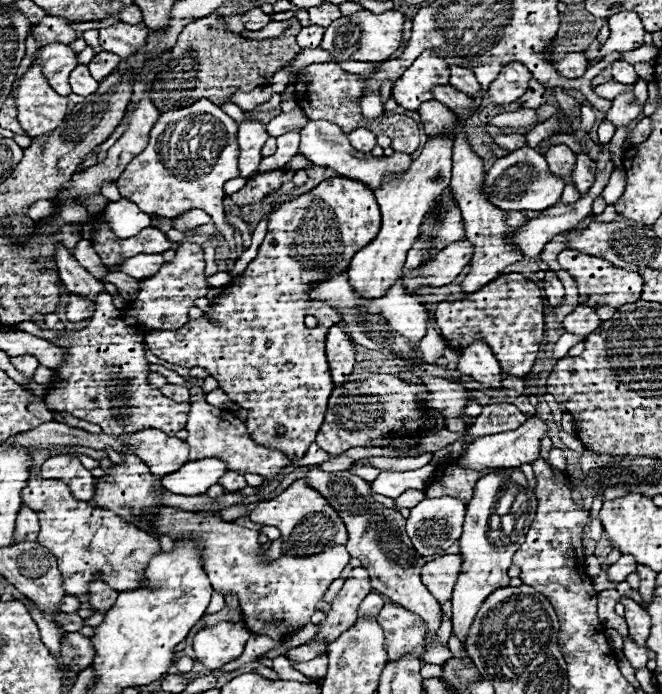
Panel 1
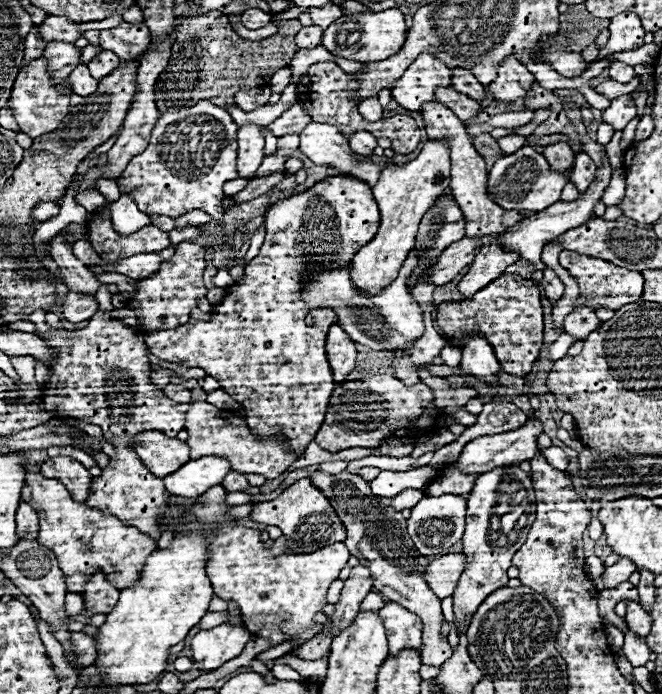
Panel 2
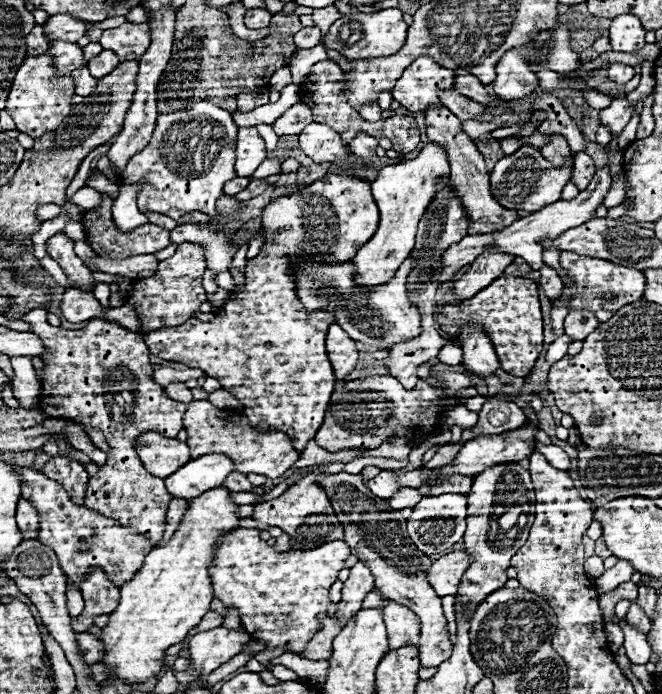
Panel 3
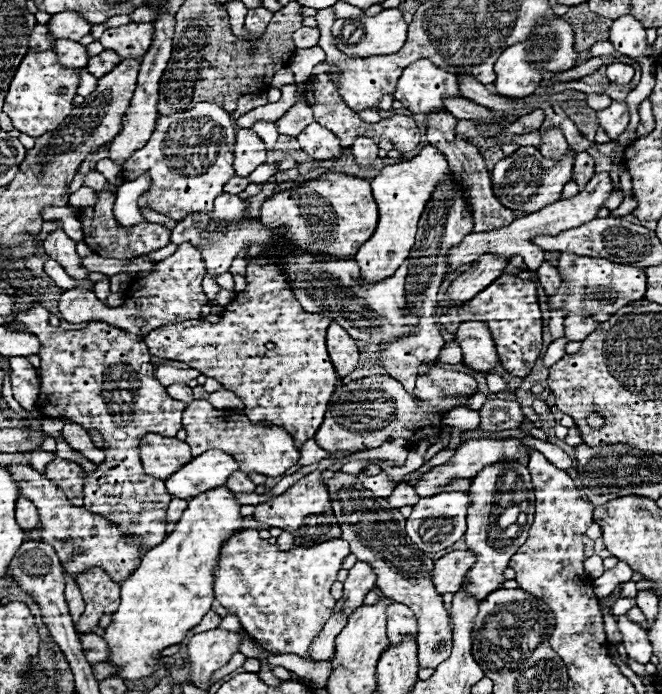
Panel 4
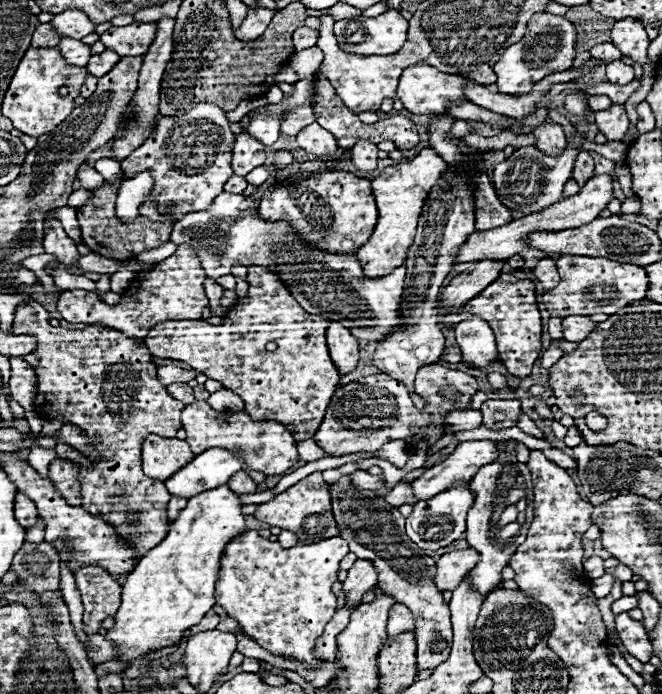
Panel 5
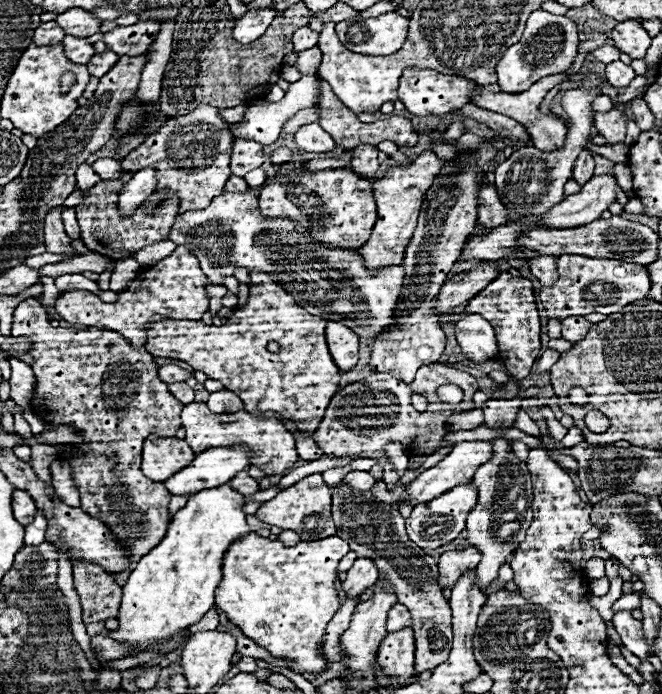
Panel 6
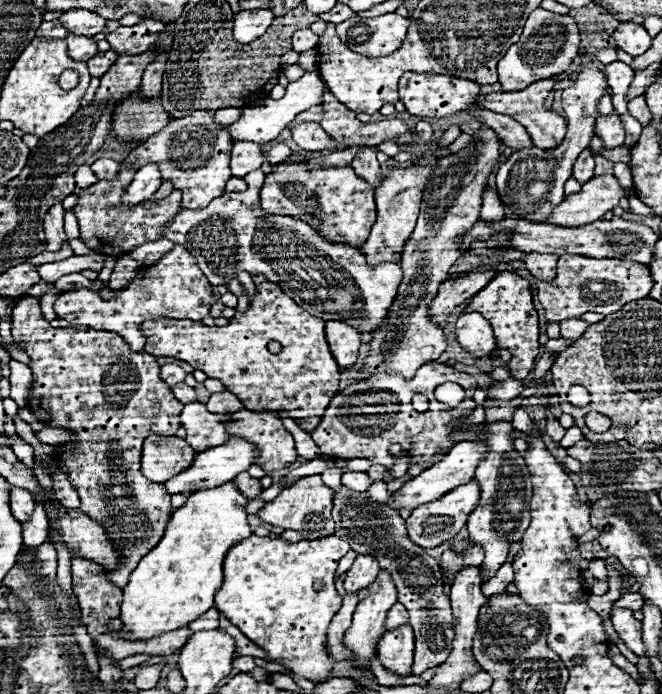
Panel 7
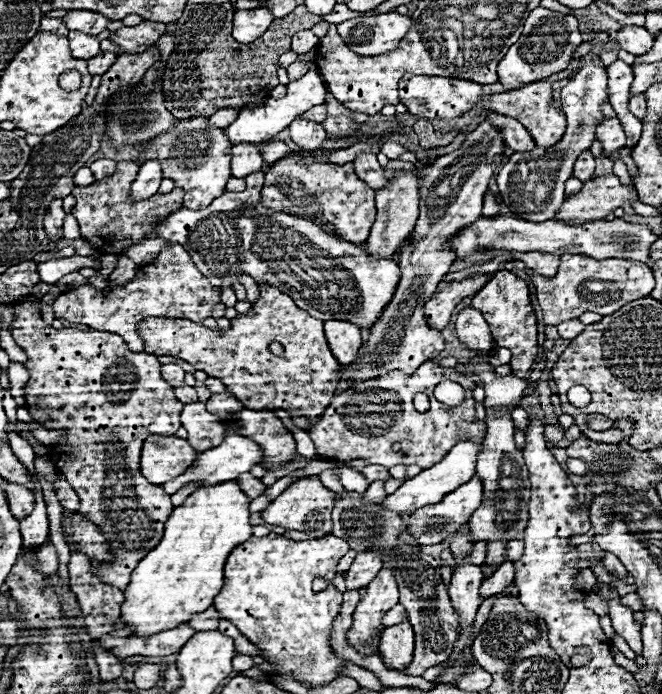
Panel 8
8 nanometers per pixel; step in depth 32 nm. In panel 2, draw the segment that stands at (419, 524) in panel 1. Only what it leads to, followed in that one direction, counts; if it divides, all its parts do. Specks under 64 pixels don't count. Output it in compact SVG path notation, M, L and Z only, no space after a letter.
M444 494L438 498L426 496L412 508L412 514L408 518L408 536L412 538L416 550L422 556L440 554L442 550L446 550L454 542L458 542L460 536L464 534L464 516L466 516L466 500L464 498L452 496L452 494Z

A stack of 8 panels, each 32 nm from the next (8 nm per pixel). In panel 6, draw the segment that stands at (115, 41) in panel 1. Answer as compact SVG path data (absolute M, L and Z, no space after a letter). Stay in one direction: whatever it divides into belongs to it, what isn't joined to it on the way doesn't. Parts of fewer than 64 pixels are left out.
M136 22L132 26L116 26L104 34L104 44L112 48L118 56L140 56L148 52L150 44L156 40L160 22Z

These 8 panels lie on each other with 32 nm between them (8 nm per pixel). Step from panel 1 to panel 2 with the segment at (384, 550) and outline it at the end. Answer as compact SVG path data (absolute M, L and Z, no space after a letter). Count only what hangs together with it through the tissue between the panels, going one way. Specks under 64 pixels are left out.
M314 470L310 478L312 478L312 484L324 492L324 496L330 500L332 508L344 522L346 526L344 544L348 546L350 554L362 560L362 564L372 572L374 590L384 594L386 600L398 602L400 606L408 608L410 612L422 618L424 622L424 636L422 636L424 640L422 640L422 652L420 652L422 664L428 664L428 666L444 664L444 660L452 656L452 648L448 640L440 636L440 628L444 622L440 600L432 594L432 590L426 586L420 574L428 566L428 560L414 548L410 536L406 534L406 518L394 508L380 504L372 496L370 484L362 480L358 474L350 474L346 470L340 474L326 474L326 472Z

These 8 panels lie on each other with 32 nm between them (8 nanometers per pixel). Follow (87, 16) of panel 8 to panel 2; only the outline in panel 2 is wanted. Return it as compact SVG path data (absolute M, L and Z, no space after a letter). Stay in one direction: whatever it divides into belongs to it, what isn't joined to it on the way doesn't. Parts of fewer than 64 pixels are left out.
M46 16L46 20L42 24L38 24L38 30L40 30L38 36L44 42L64 40L66 44L72 44L82 36L78 22L72 22L66 16Z

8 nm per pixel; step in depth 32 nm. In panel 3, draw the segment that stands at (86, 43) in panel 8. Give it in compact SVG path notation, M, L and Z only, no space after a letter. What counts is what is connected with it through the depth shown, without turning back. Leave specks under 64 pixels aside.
M52 40L48 54L54 60L54 68L58 68L58 76L64 76L80 66L84 66L84 56L82 56L82 48L74 42L64 42L64 40Z

